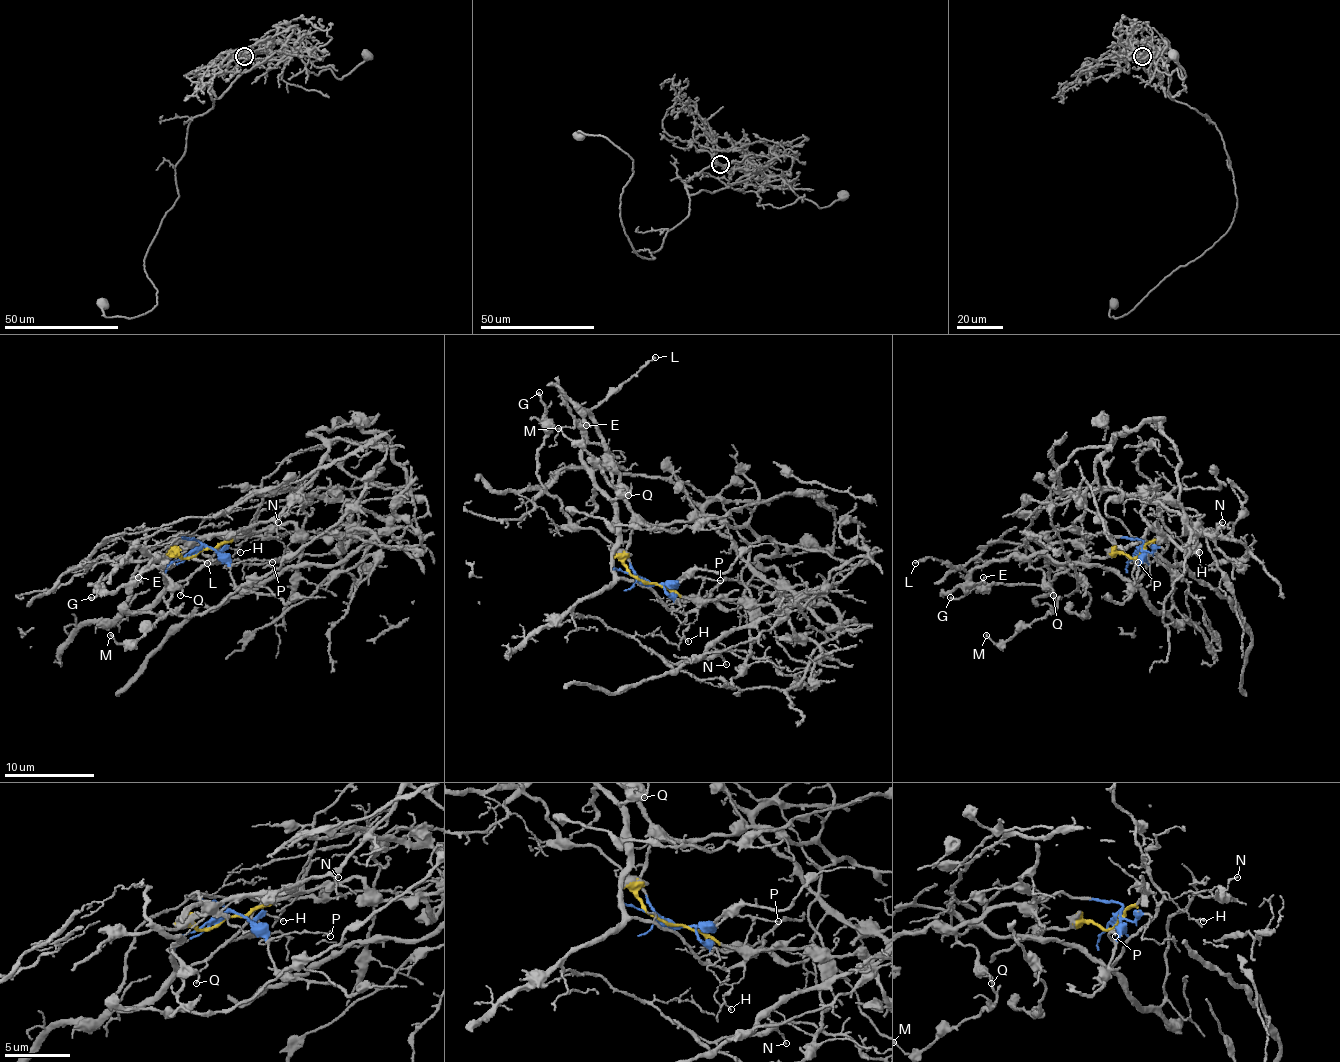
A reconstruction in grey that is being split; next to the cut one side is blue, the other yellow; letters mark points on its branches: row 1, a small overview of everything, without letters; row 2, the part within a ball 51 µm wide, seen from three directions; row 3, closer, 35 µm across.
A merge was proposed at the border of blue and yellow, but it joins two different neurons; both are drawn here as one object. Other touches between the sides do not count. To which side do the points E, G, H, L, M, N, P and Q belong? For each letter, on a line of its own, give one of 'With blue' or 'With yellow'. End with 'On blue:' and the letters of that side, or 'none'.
E: With blue
G: With yellow
H: With yellow
L: With blue
M: With blue
N: With yellow
P: With blue
Q: With blue
On blue: E, L, M, P, Q

